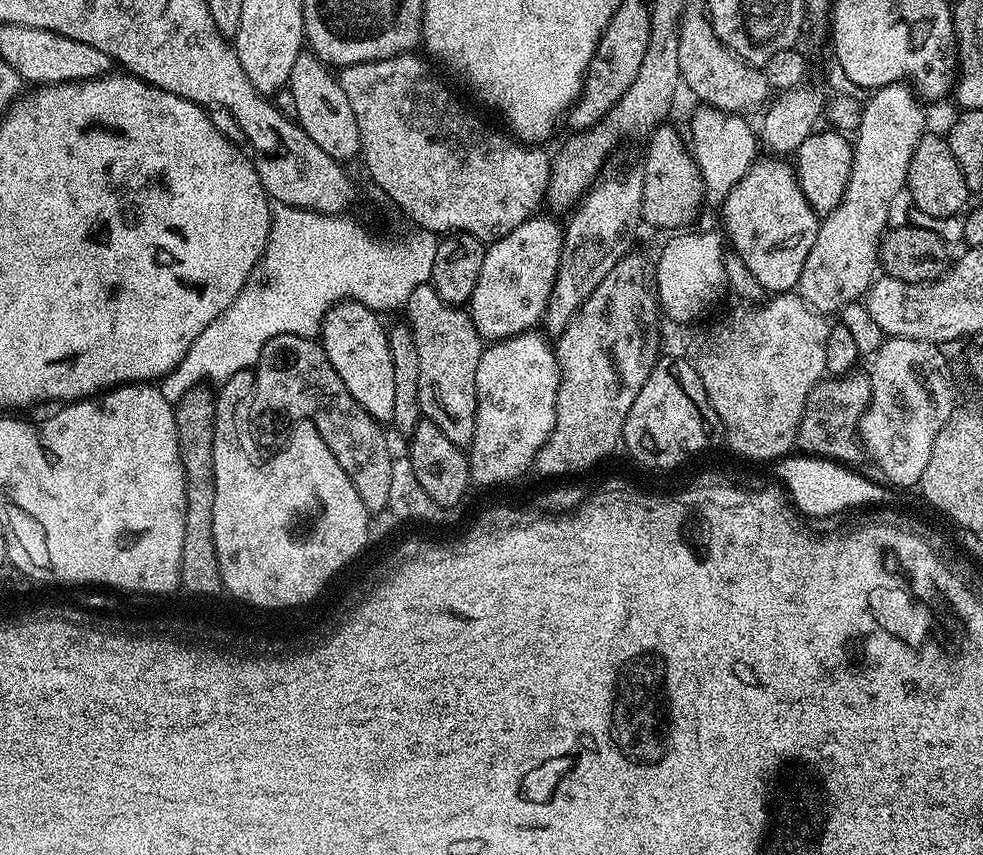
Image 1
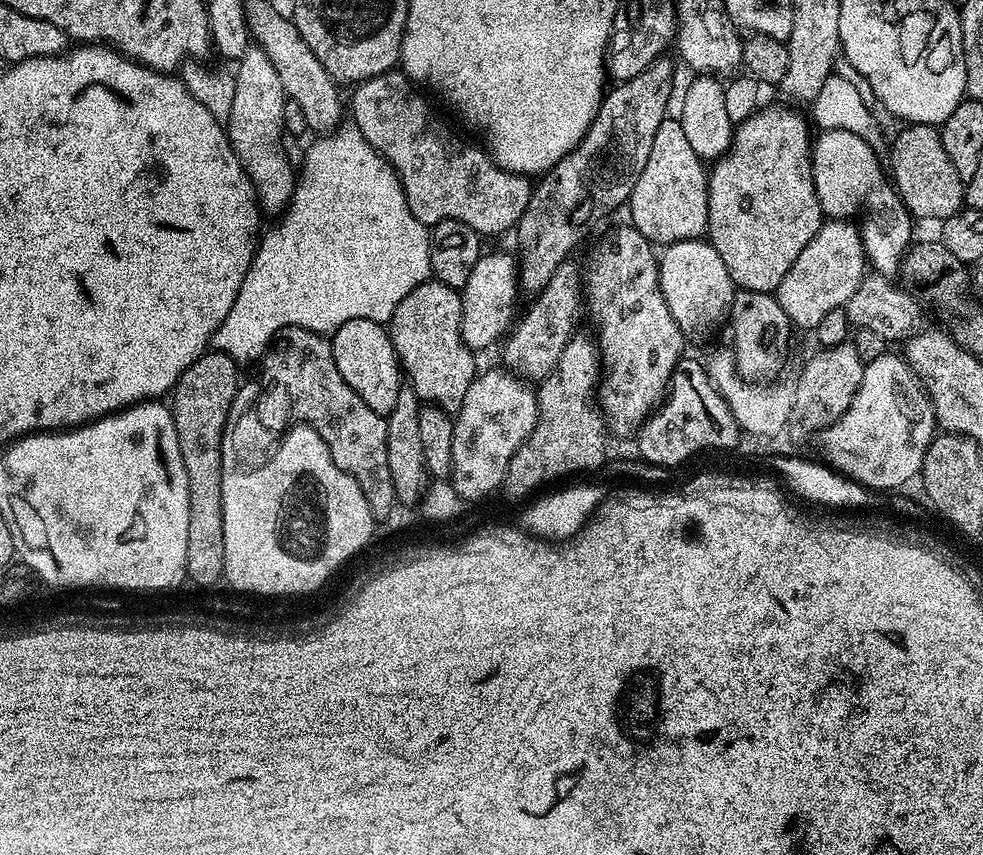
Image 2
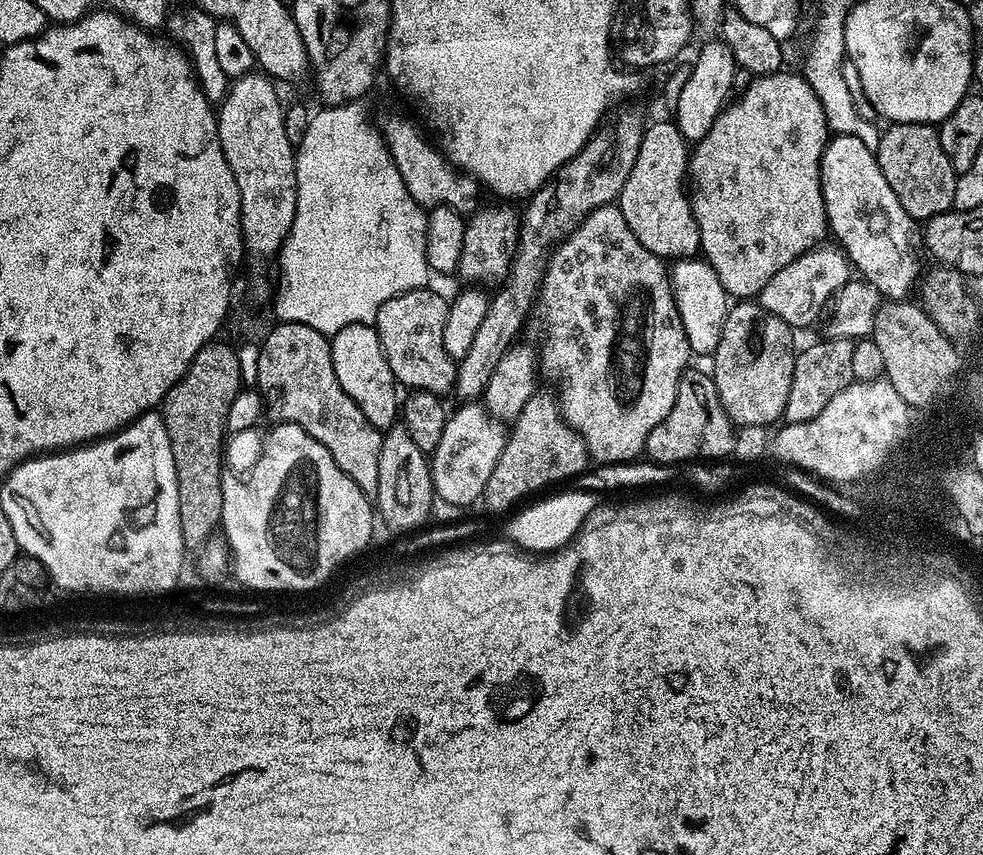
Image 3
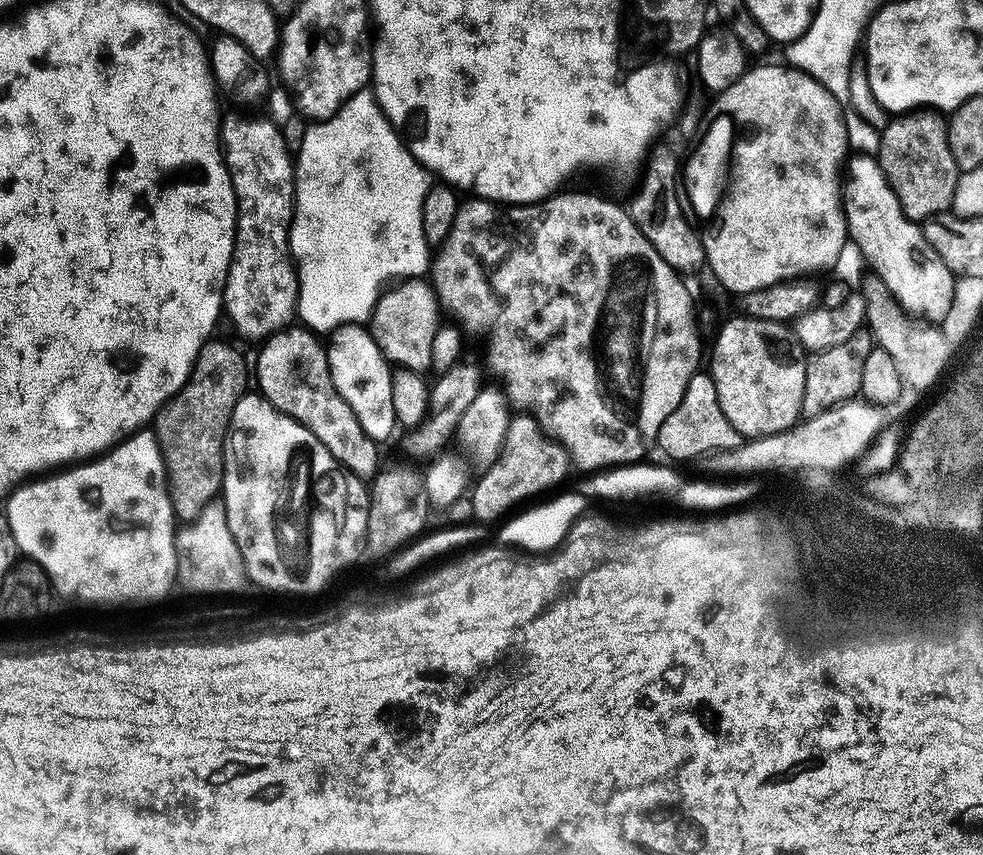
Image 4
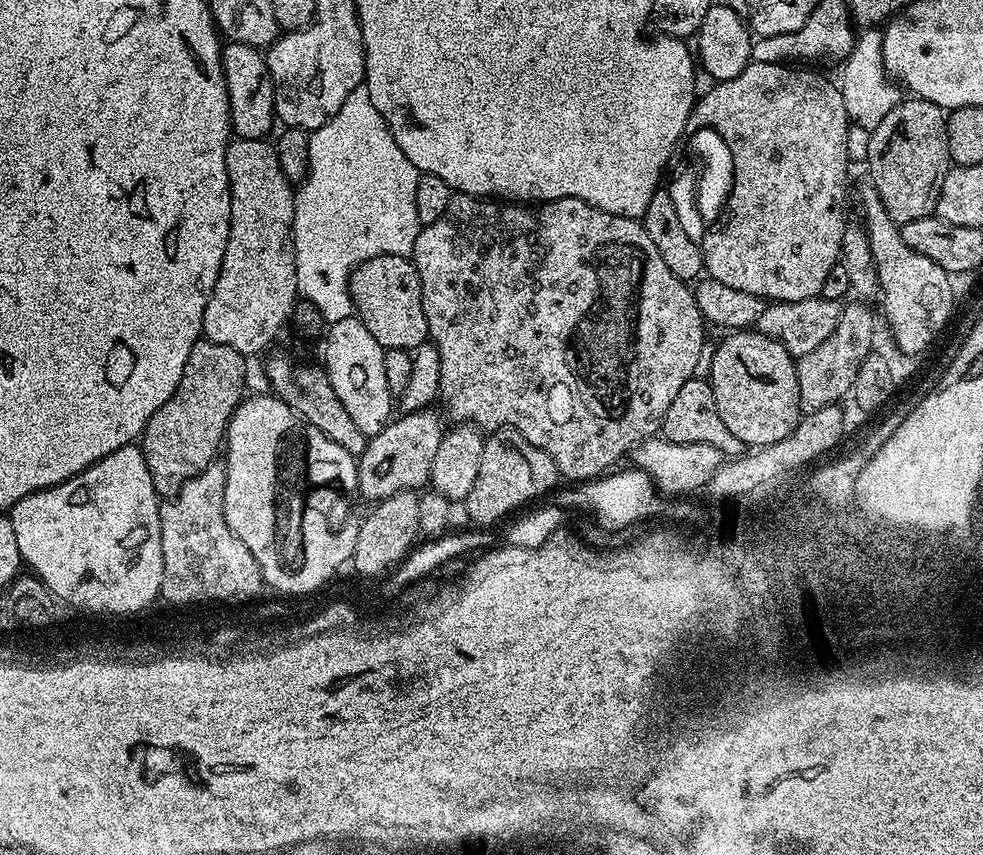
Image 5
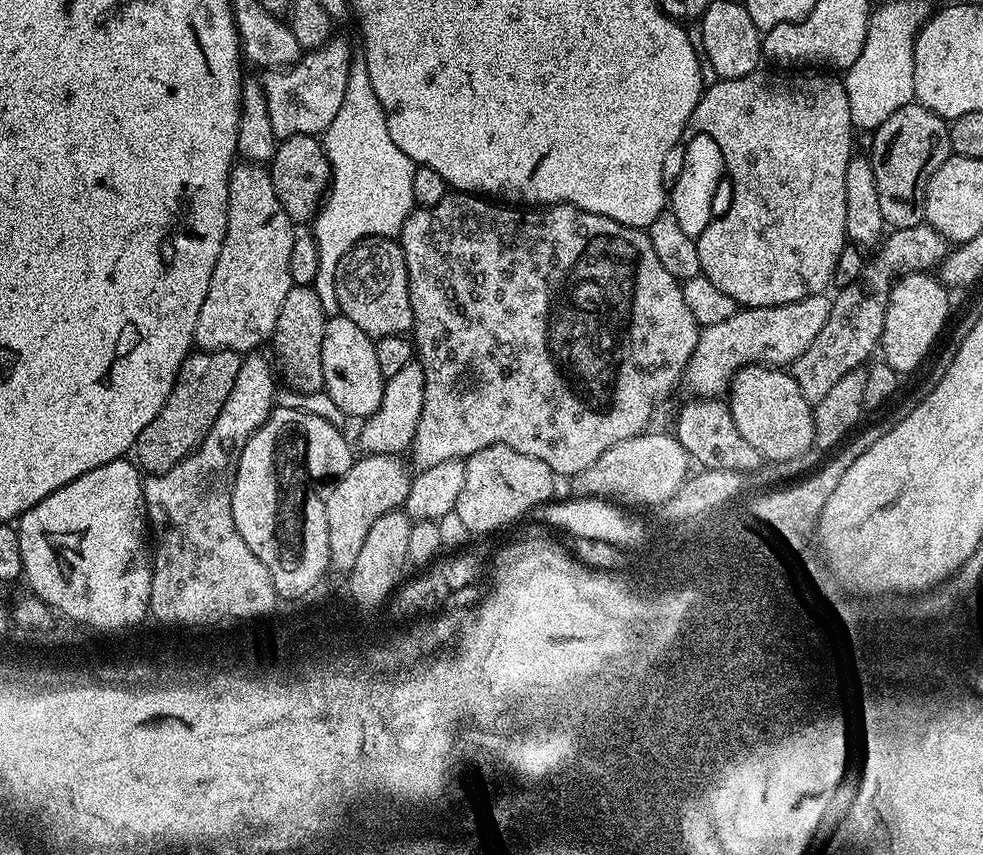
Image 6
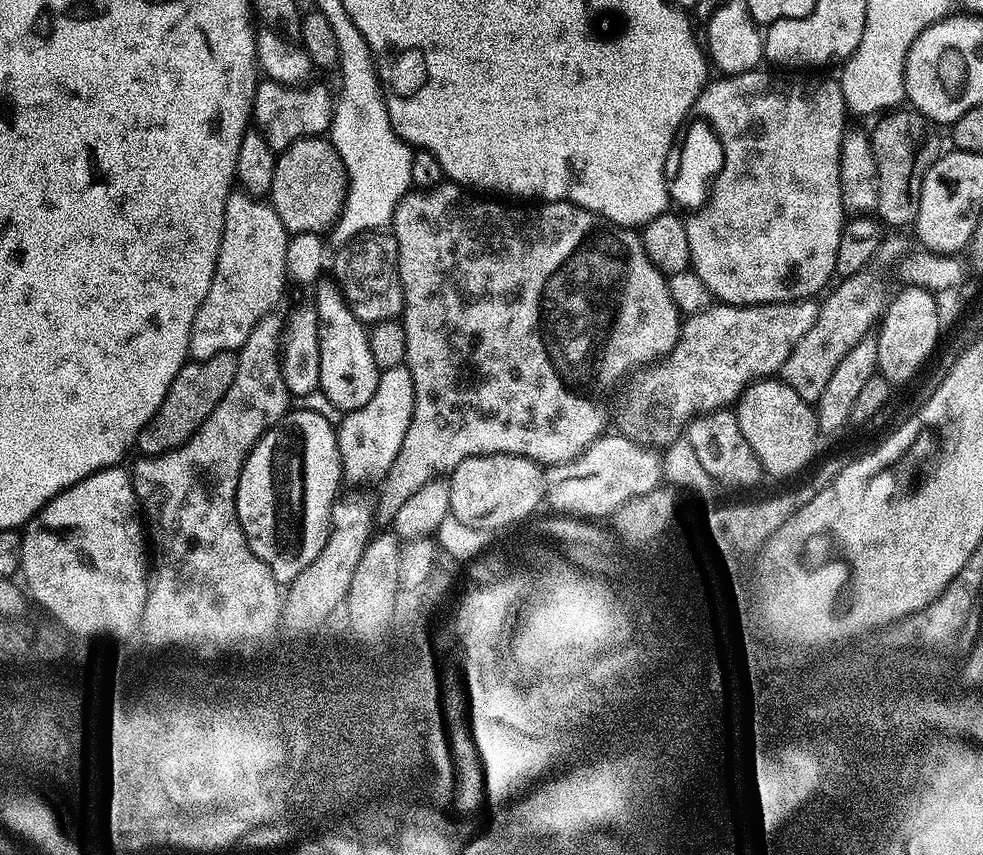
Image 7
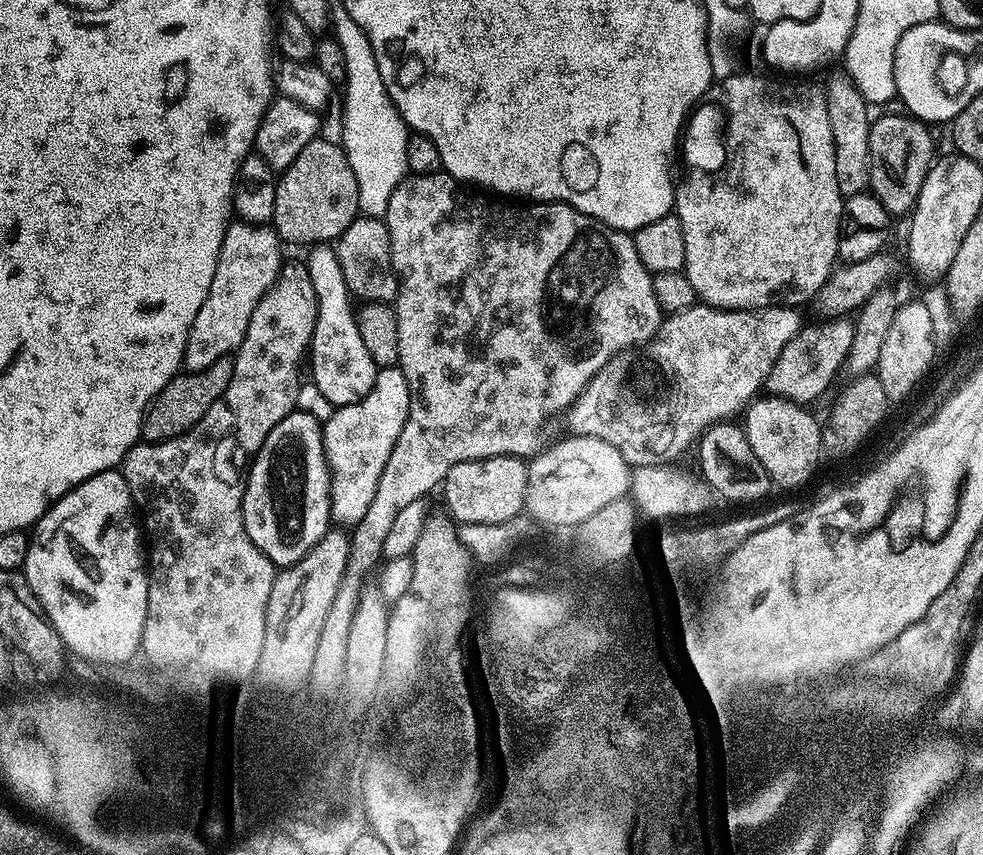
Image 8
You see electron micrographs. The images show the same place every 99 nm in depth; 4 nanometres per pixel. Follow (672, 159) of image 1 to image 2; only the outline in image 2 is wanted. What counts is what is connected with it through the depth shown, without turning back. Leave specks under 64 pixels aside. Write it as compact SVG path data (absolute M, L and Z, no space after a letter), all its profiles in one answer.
M665 118L658 126L650 156L646 158L646 166L642 166L642 174L638 174L638 182L634 182L626 211L632 215L631 227L637 228L654 246L698 240L707 233L706 164L690 146L679 119Z

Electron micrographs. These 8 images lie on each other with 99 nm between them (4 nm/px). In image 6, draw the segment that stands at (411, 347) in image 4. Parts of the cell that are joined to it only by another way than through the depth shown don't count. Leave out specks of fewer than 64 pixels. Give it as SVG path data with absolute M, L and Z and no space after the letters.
M370 236L359 240L336 267L336 307L339 315L350 318L358 330L379 338L411 333L414 310L410 306L406 258L395 239Z

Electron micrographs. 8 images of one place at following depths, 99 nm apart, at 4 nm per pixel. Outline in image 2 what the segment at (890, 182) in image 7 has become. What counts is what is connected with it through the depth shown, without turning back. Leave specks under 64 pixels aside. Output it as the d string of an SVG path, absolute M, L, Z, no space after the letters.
M908 124L893 138L890 180L896 195L917 221L943 222L965 207L966 182L954 170L954 162L942 146L939 127L931 124Z

